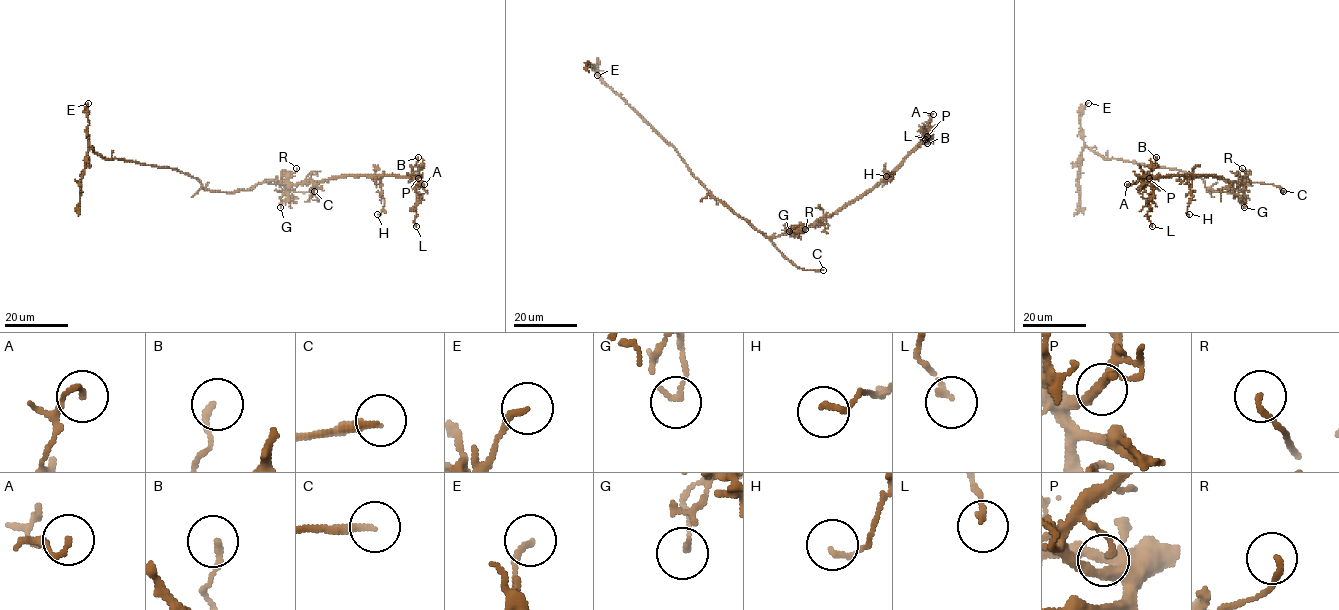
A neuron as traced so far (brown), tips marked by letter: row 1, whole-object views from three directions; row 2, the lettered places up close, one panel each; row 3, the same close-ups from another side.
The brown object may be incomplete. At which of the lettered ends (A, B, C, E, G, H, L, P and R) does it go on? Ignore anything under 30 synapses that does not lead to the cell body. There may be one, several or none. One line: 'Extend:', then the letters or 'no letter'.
Extend: C

